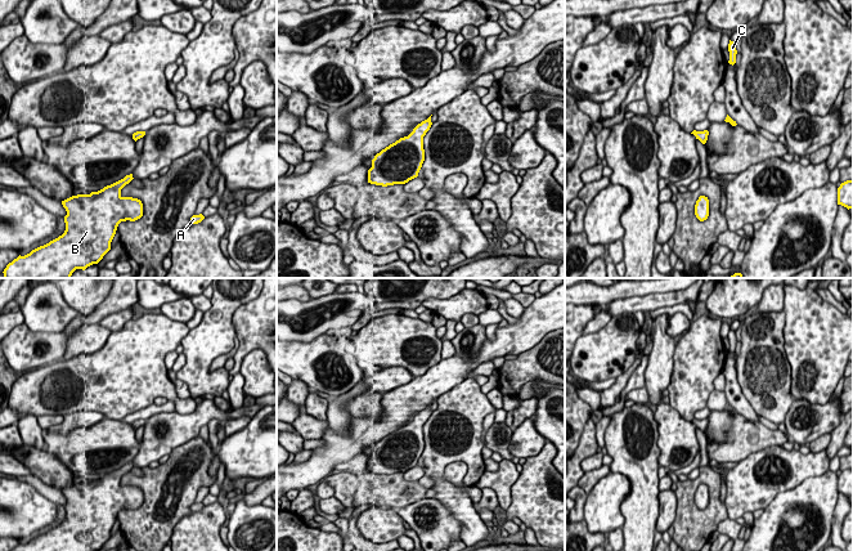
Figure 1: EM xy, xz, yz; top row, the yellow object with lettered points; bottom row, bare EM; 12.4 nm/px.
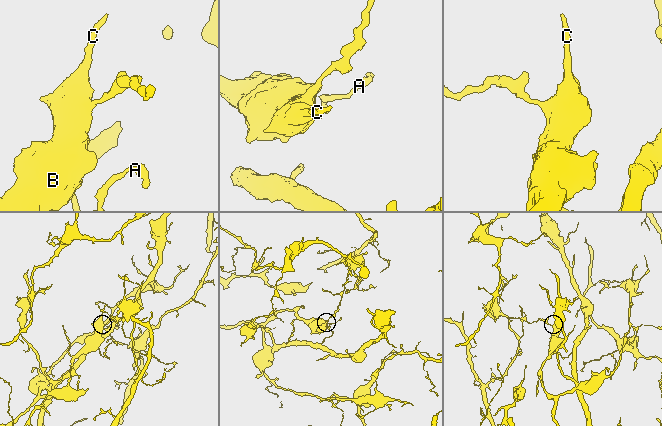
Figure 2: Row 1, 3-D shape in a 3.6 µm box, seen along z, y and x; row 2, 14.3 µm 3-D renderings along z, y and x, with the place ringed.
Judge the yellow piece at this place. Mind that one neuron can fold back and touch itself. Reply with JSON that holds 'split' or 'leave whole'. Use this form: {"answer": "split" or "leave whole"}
{"answer": "split"}

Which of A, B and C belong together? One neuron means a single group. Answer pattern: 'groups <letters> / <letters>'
groups A / B C

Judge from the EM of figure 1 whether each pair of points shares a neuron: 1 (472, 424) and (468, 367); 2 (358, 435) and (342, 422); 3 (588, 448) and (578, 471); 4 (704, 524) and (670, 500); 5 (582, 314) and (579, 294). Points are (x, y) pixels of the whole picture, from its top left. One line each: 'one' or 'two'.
1: two
2: two
3: one
4: two
5: two

